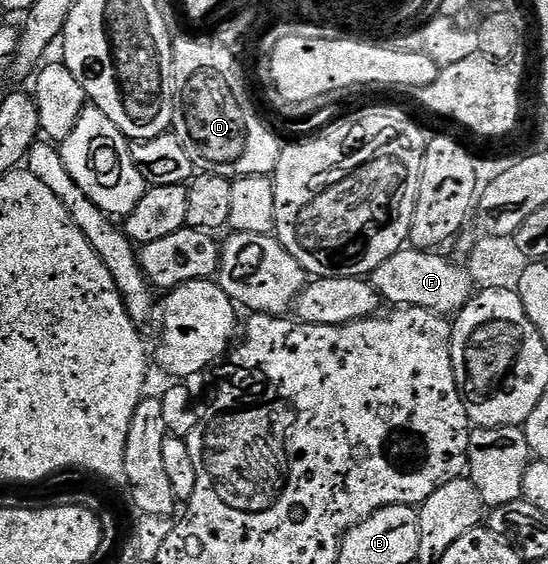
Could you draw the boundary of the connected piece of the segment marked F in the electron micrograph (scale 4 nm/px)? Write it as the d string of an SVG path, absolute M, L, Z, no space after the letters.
M414 246L404 247L402 252L385 258L377 270L373 270L369 282L391 306L424 308L440 314L457 314L471 300L477 285L466 267L454 264L431 250L420 250Z

